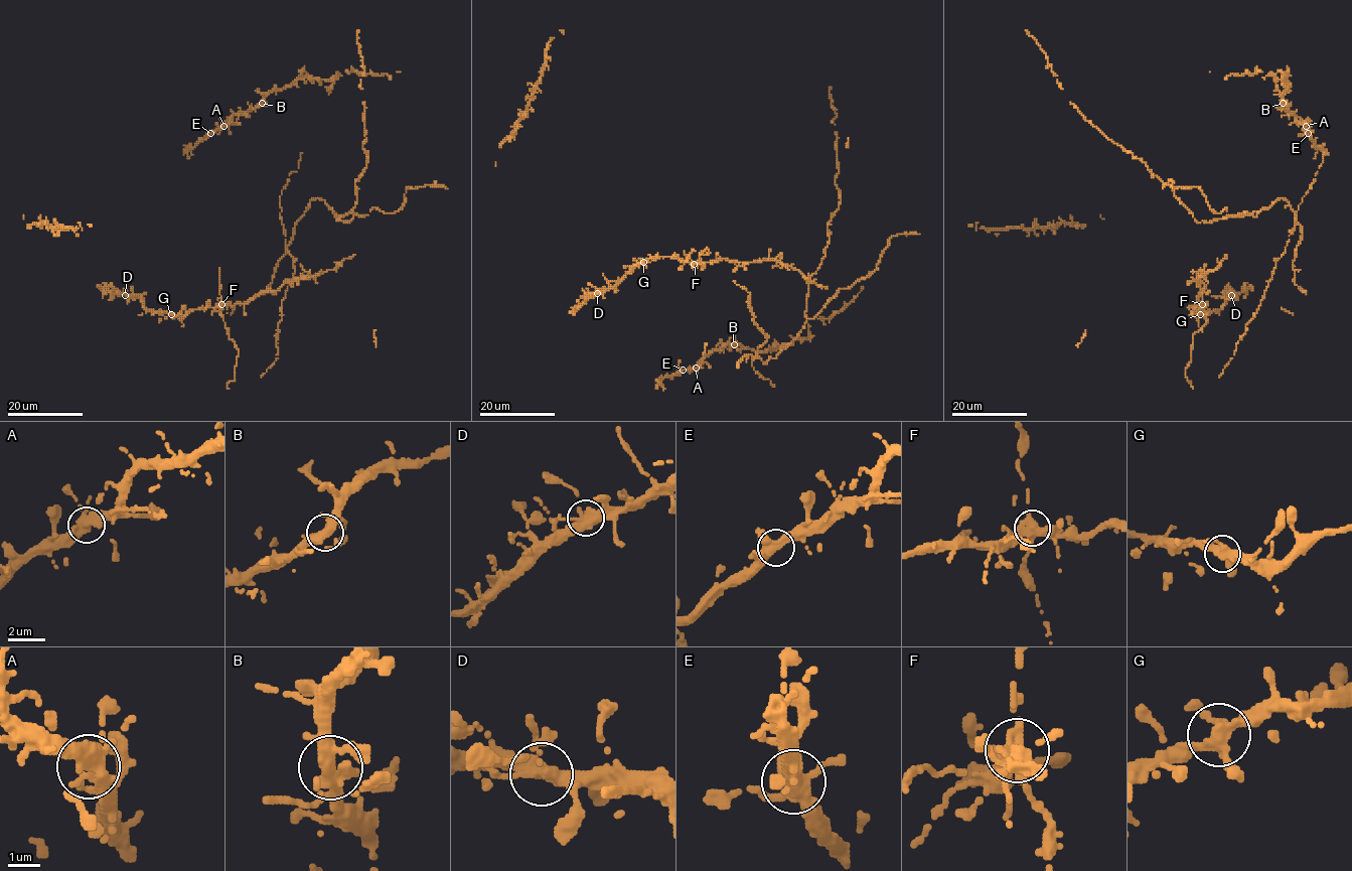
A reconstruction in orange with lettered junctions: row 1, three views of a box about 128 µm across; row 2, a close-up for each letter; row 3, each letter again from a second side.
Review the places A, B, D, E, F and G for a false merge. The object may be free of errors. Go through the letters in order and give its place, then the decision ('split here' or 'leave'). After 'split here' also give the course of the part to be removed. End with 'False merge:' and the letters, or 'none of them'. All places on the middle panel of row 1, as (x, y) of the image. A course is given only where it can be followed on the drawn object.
A: (696, 368) | leave
B: (734, 344) | leave
D: (597, 293) | leave
E: (683, 370) | leave
F: (694, 264) | split here
G: (643, 262) | leave
False merge: F

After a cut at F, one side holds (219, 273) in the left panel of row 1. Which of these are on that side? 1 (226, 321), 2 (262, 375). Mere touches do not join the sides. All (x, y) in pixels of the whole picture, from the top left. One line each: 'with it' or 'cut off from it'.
1: with it
2: cut off from it

